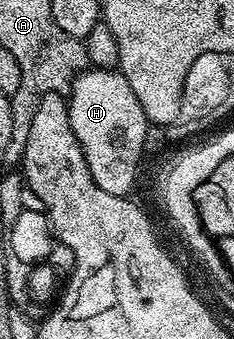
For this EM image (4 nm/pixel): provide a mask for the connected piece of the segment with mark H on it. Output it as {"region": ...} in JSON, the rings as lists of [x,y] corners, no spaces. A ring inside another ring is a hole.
{"region":[[[86,68],[75,77],[68,91],[68,101],[72,132],[84,152],[84,160],[88,160],[92,180],[96,180],[104,192],[112,192],[112,196],[127,197],[131,193],[134,161],[143,163],[138,151],[148,125],[144,108],[140,108],[140,100],[136,100],[136,92],[132,92],[132,84],[128,84],[117,69]]]}

